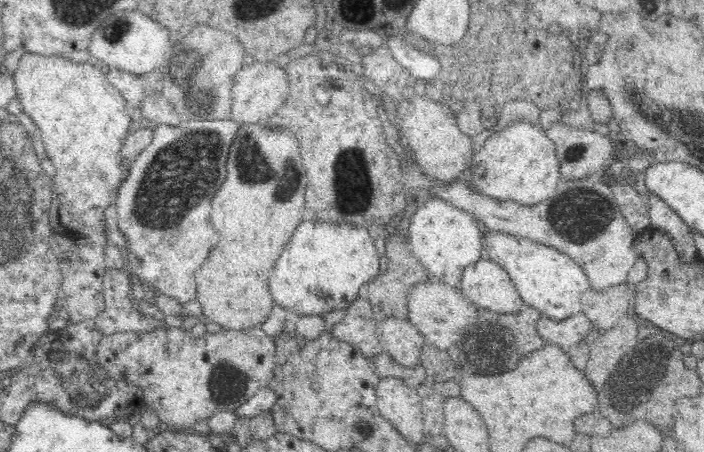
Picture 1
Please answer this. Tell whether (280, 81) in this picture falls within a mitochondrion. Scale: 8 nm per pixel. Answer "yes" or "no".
no

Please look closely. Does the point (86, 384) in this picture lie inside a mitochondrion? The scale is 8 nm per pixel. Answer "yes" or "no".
yes

